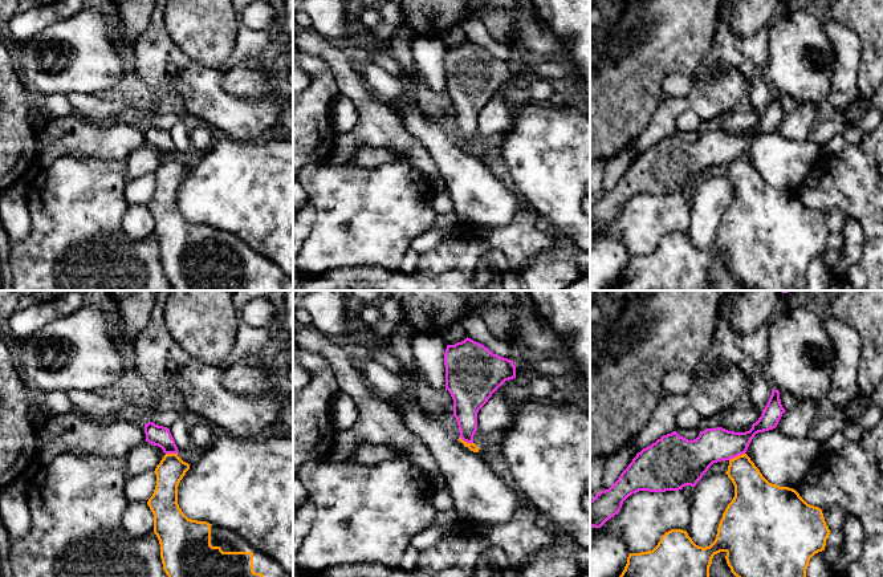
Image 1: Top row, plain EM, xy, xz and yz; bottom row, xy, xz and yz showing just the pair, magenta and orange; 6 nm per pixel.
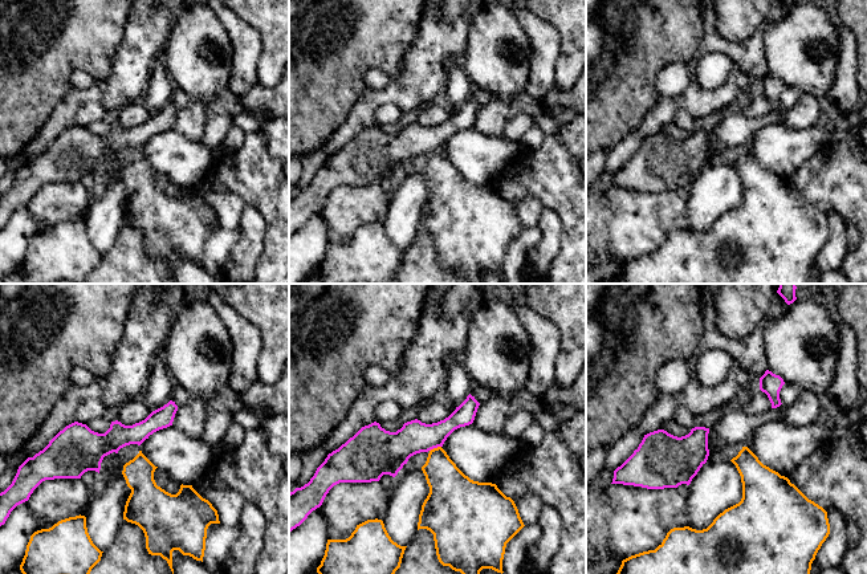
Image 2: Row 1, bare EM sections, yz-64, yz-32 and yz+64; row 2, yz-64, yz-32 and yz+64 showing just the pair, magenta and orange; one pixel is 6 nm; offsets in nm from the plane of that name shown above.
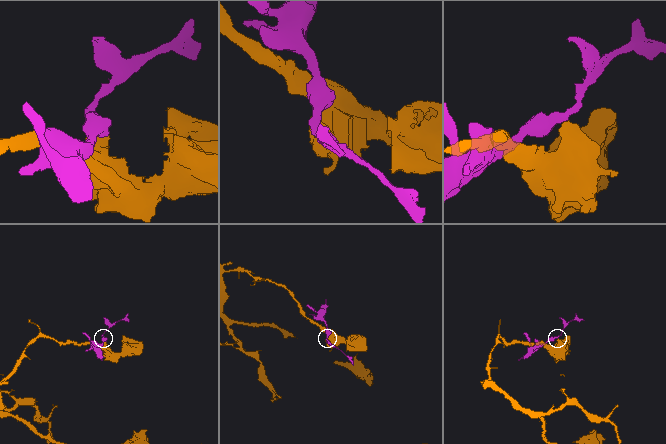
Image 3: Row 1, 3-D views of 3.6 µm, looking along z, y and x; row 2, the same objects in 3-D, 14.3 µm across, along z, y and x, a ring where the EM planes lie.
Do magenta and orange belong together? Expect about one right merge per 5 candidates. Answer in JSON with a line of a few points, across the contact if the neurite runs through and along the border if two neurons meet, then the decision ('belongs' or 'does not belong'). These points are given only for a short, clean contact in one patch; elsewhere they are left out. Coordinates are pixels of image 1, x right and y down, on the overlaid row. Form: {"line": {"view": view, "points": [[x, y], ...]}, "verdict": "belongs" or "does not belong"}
{"line": {"view": "yz", "points": [[744, 452], [729, 460]]}, "verdict": "does not belong"}

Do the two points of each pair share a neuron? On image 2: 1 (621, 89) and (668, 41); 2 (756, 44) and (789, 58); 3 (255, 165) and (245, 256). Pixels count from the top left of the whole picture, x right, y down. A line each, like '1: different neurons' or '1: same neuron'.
1: same neuron
2: different neurons
3: different neurons

